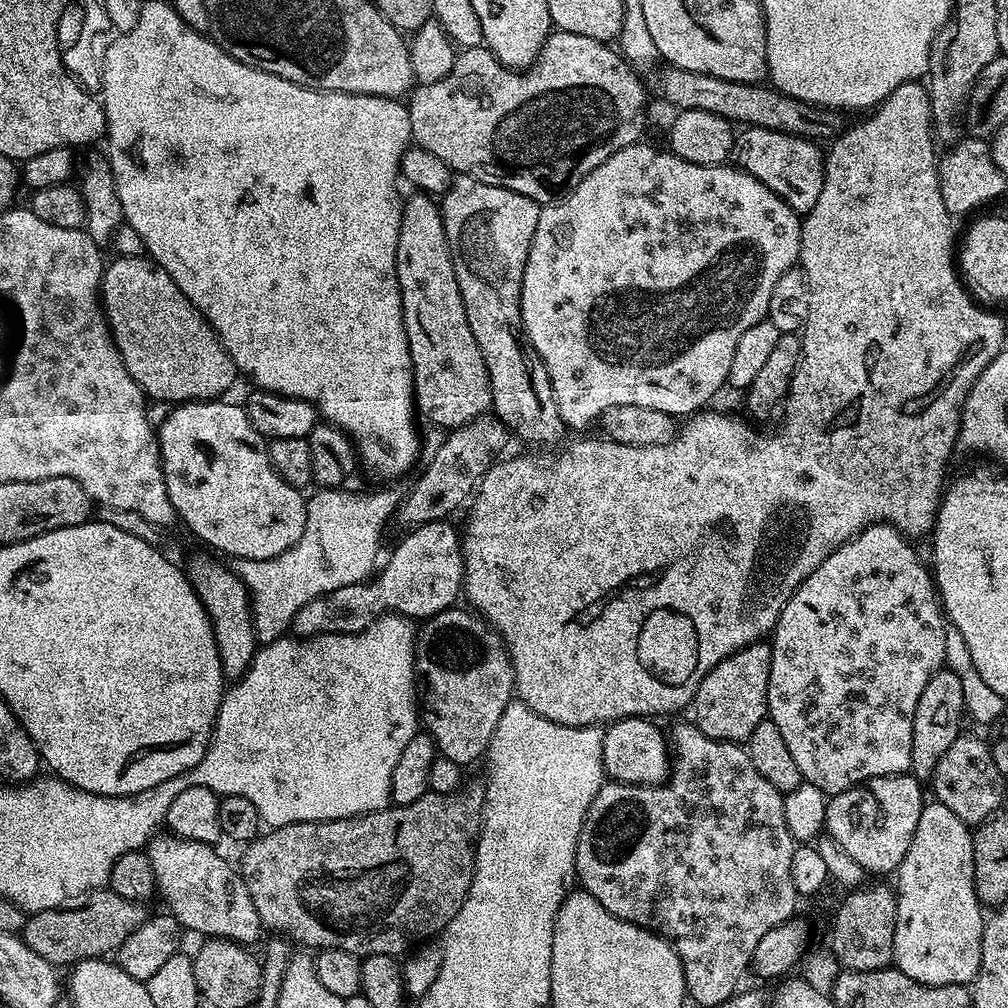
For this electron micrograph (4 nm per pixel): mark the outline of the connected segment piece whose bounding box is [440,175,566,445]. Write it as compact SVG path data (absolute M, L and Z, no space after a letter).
M461 175L453 179L440 204L454 274L458 278L458 290L466 306L466 322L474 334L474 342L478 342L478 350L482 350L482 358L486 362L486 370L490 378L491 411L501 420L509 433L516 435L517 432L522 439L529 440L532 444L557 443L556 445L559 445L561 443L559 440L563 438L564 432L566 433L566 425L564 419L560 417L556 401L552 399L552 383L546 374L546 366L524 332L520 309L522 278L526 270L526 258L530 254L534 230L538 226L540 209L541 205L535 200L526 198L514 190L483 184L473 176Z

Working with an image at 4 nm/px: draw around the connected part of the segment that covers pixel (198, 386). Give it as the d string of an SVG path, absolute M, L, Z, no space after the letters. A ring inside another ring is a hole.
M147 255L138 258L116 256L113 261L113 264L111 261L105 267L104 279L100 281L102 307L108 317L108 327L112 330L114 342L126 362L126 370L130 370L134 382L138 382L145 397L173 402L223 397L223 392L238 377L238 369L206 317L195 308L190 298L186 298L186 294L182 294L182 290L178 290L174 278L170 278L170 274L166 274L166 270Z

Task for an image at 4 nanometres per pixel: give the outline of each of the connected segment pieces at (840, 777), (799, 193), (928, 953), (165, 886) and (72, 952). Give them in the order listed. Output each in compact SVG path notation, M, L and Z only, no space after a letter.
M871 524L865 532L860 532L853 540L848 540L810 578L798 586L798 590L786 602L776 627L770 636L772 661L770 662L770 682L768 683L768 714L767 719L778 726L786 747L798 765L801 777L807 783L818 786L829 797L854 788L870 778L879 776L903 776L912 767L910 762L910 746L914 734L914 706L918 706L918 698L922 698L922 690L926 690L926 682L935 672L945 667L945 626L942 606L938 601L938 593L934 587L926 566L915 558L913 545L890 524Z
M745 127L732 146L731 159L735 167L750 173L758 182L777 192L797 214L809 212L822 194L825 153L821 145L803 136L791 136L765 128Z
M935 802L925 803L910 842L906 858L902 858L895 873L896 925L894 926L894 946L892 958L895 967L902 974L914 978L919 984L930 986L950 986L951 984L971 985L976 979L982 958L982 934L986 923L980 900L974 886L973 833L969 825L954 814L947 806Z
M157 834L148 841L146 851L154 870L159 899L168 903L167 911L180 923L181 929L188 931L189 928L200 938L233 940L245 946L252 946L259 938L262 925L244 877L216 853L213 845Z
M110 890L89 892L75 906L33 912L25 919L22 939L34 954L53 966L75 966L82 960L99 960L115 953L128 935L143 924L146 913L139 903L122 898Z

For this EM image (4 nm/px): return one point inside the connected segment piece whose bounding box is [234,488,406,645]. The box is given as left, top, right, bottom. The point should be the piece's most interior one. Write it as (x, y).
(343, 529)

